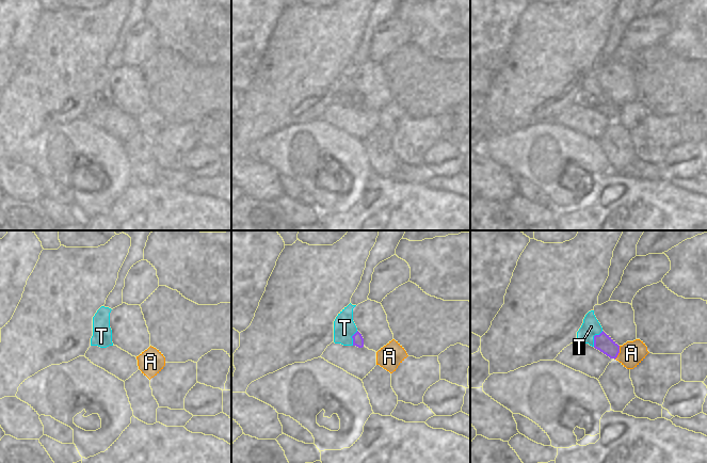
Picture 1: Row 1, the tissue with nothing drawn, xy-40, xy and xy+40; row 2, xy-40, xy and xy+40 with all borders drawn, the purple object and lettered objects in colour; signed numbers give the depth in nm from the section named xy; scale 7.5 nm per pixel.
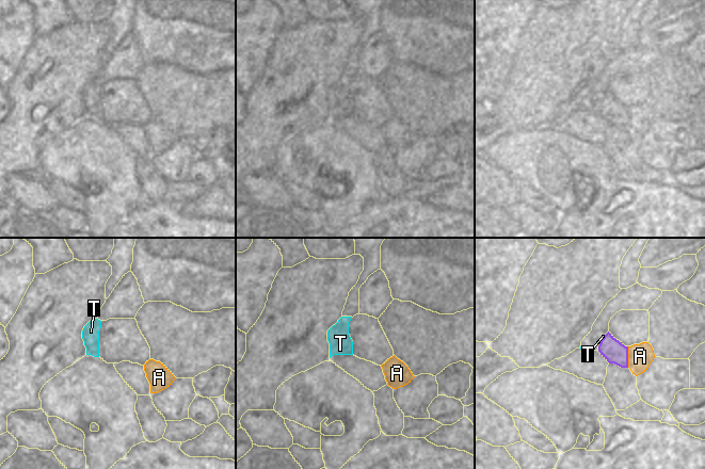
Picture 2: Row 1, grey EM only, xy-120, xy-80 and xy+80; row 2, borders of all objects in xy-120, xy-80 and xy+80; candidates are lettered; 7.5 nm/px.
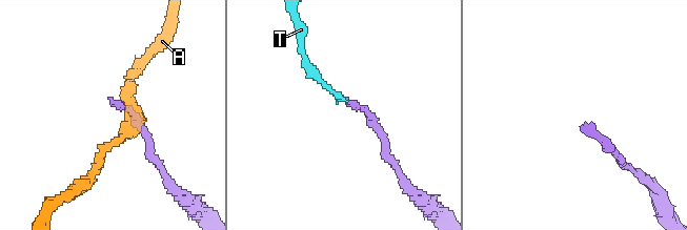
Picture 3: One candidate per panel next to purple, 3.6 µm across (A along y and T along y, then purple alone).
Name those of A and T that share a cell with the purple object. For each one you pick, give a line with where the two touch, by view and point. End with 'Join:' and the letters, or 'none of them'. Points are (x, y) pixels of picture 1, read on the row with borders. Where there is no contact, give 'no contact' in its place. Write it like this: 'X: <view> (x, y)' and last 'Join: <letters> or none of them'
T: xy+40 (594, 337)
Join: T

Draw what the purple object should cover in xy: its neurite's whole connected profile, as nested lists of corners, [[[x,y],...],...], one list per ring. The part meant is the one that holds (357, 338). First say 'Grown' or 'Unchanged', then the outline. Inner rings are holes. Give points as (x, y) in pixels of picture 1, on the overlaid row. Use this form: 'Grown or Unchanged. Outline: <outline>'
Grown. Outline: [[[351,303],[344,307],[334,321],[334,342],[343,346],[364,347],[364,338],[357,331],[353,321],[353,308],[356,305]]]

